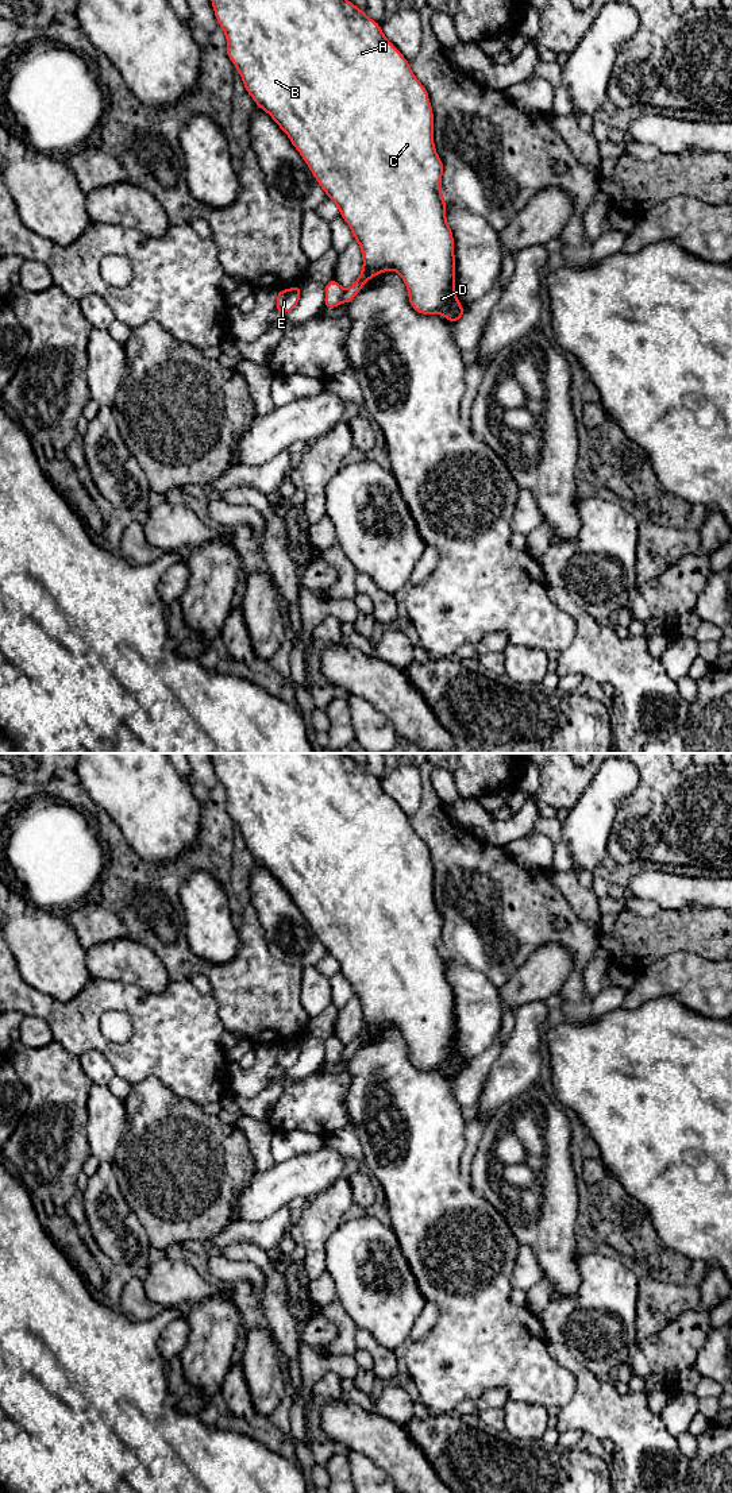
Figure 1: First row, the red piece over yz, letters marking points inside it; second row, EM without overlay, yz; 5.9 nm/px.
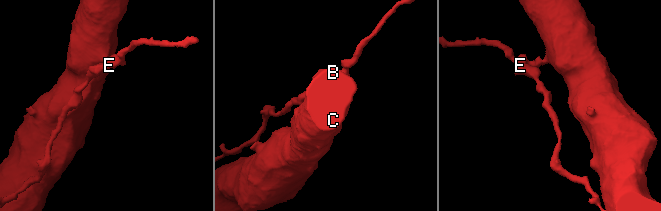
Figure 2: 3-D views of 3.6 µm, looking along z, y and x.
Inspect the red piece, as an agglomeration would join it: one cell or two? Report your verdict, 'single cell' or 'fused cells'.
fused cells

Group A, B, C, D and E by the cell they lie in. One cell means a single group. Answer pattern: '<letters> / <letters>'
A B C D / E

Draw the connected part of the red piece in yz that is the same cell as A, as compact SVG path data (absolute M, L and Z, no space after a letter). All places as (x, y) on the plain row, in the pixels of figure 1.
M211 753L215 772L217 775L219 782L223 784L226 788L227 794L227 810L235 823L238 825L244 844L249 848L249 850L253 853L253 856L257 859L259 864L262 864L265 868L267 868L273 876L281 883L281 886L289 892L292 900L297 904L303 915L307 918L309 926L315 931L315 935L319 938L319 941L323 944L325 948L327 953L330 953L339 964L340 972L346 976L348 983L351 984L354 995L359 999L361 1007L362 1007L362 1015L363 1015L363 1023L357 1034L357 1037L347 1045L344 1046L342 1057L348 1060L351 1058L357 1049L365 1042L366 1037L386 1027L386 1026L394 1026L397 1027L407 1045L408 1045L408 1052L409 1052L409 1060L412 1064L419 1068L420 1070L442 1070L444 1072L448 1077L458 1079L458 1076L463 1072L466 1068L459 1056L456 1054L456 1049L454 1046L455 1041L455 1012L454 1012L454 994L450 981L447 980L446 976L446 956L443 953L443 948L439 945L442 941L442 930L443 930L443 918L438 913L435 900L434 900L434 869L432 869L432 863L428 856L428 848L427 845L421 841L421 838L415 833L415 830L411 826L409 818L404 814L404 811L386 795L384 788L381 787L381 780L375 779L373 775L370 775L363 765L359 765L355 763L352 759L350 759L346 753Z

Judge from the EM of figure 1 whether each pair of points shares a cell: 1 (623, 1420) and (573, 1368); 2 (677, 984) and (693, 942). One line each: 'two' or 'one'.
1: one
2: two

